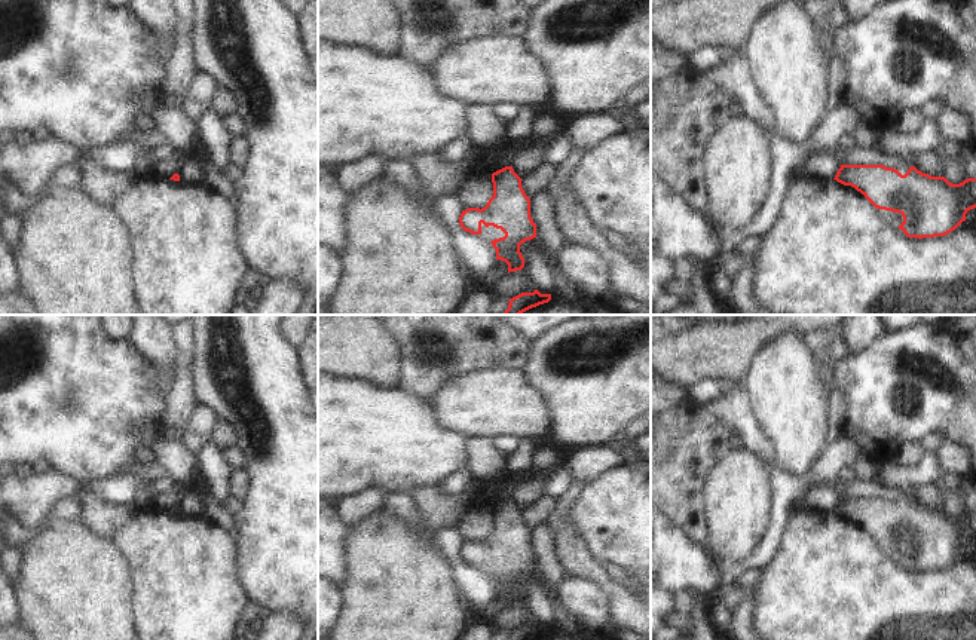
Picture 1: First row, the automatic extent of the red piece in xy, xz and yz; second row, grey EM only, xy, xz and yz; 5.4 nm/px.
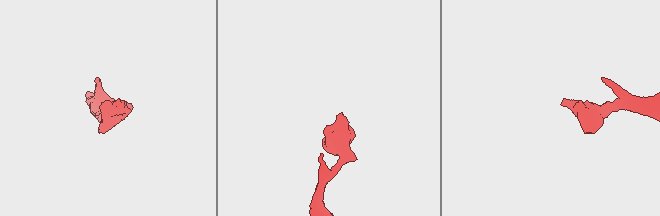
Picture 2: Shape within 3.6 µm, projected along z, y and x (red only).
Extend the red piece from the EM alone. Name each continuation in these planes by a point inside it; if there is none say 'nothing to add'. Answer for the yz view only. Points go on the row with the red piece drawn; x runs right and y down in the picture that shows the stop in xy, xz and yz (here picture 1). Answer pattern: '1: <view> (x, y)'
nothing to add

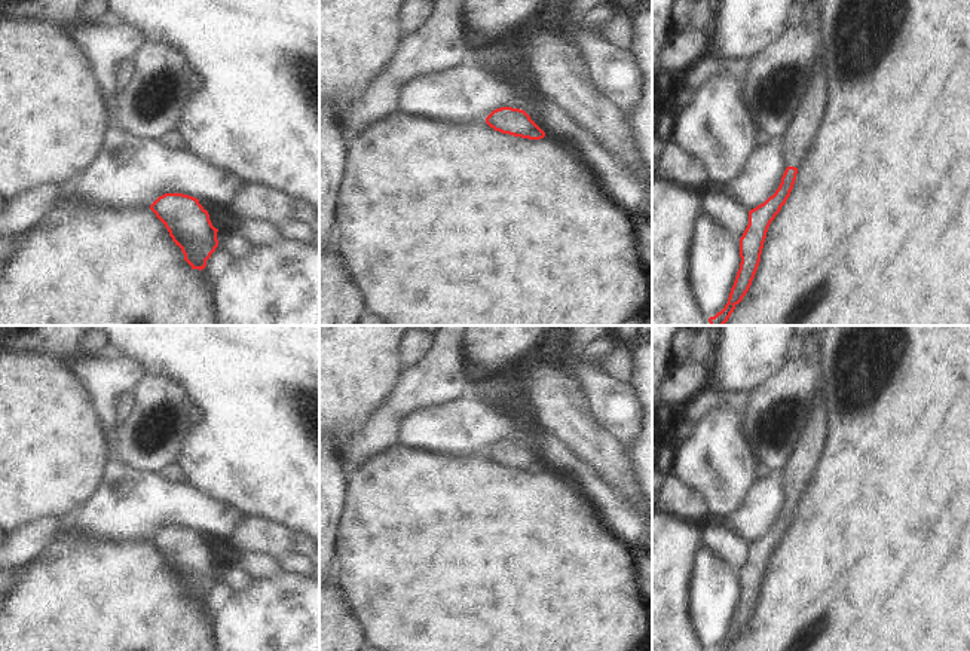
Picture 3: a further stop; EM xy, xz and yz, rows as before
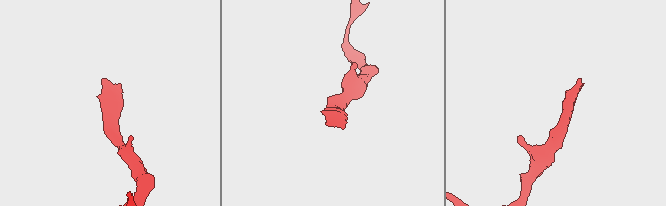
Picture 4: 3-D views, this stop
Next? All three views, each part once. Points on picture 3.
1: yz (808, 118)

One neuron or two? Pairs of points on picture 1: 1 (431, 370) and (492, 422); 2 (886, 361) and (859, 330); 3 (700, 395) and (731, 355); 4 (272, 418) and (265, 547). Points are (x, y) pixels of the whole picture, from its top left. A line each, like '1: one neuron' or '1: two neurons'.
1: two neurons
2: two neurons
3: two neurons
4: one neuron

